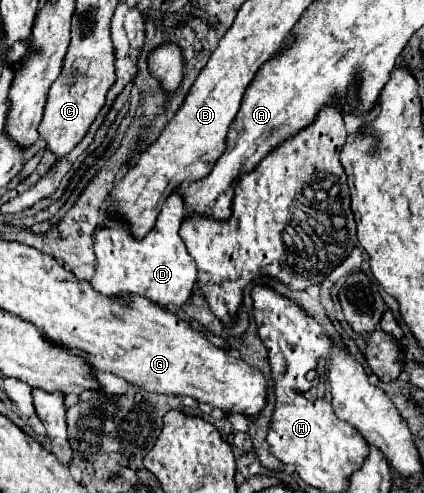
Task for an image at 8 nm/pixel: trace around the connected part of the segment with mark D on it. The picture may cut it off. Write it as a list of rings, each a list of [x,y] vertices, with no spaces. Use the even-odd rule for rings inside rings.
[[[175,191],[163,203],[153,231],[149,231],[141,241],[133,239],[129,229],[121,221],[111,221],[111,227],[97,229],[93,243],[97,263],[95,275],[89,281],[91,287],[101,295],[113,299],[129,299],[131,295],[141,295],[163,307],[181,307],[183,303],[187,303],[197,279],[197,271],[195,261],[191,261],[191,255],[187,253],[187,247],[179,237],[181,221],[183,199],[179,199],[179,191]]]

